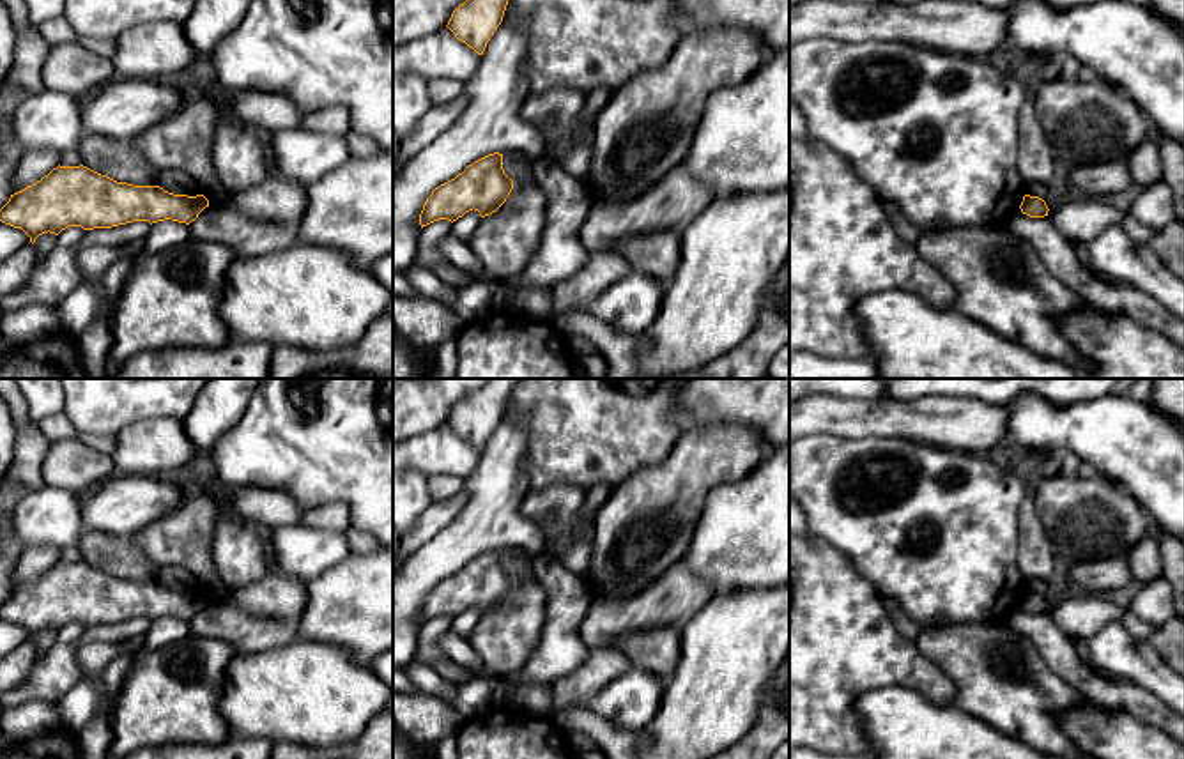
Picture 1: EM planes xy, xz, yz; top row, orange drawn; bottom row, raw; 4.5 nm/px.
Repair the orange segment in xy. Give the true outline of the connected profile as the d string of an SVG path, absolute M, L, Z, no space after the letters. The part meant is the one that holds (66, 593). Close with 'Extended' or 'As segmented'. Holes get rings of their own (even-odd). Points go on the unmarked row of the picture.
M58 561L35 580L11 591L9 598L0 605L0 617L14 625L21 625L34 640L39 632L48 628L58 632L69 623L94 626L133 617L149 617L152 621L165 616L189 621L205 603L209 603L209 596L204 591L173 591L159 582L117 579L83 561Z. As segmented

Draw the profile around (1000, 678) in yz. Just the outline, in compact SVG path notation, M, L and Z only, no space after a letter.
M1005 619L996 623L926 625L915 646L954 681L954 704L961 711L1041 752L1062 759L1090 759L1058 725L1060 715L1085 699L1073 685L1053 672L1037 648L1012 630Z

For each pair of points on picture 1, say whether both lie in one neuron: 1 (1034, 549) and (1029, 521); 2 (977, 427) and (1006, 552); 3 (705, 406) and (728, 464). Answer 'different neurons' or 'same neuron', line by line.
1: same neuron
2: different neurons
3: different neurons

